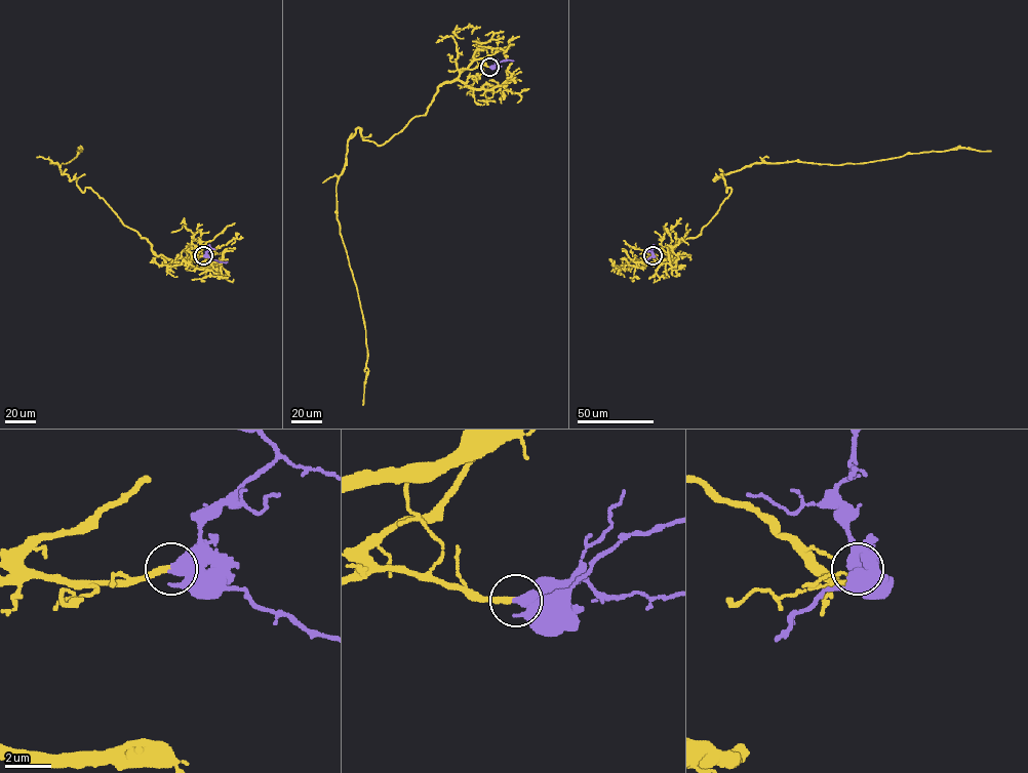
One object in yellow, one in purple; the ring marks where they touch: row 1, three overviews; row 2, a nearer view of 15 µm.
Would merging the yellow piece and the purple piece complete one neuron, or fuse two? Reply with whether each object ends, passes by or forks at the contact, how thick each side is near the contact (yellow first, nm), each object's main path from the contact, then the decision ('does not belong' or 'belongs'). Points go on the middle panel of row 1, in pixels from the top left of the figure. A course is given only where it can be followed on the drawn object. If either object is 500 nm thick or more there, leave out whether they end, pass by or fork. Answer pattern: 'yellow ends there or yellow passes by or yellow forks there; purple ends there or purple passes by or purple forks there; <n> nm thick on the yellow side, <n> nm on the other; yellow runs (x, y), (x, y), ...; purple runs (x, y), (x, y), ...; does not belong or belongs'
240 nm thick on the yellow side, 550 nm on the other; yellow runs (489, 67), (461, 69), (427, 112), (383, 145), (358, 127), (348, 141), (337, 213), (365, 329), (362, 405); purple runs (489, 67), (503, 60), (513, 60); belongs

